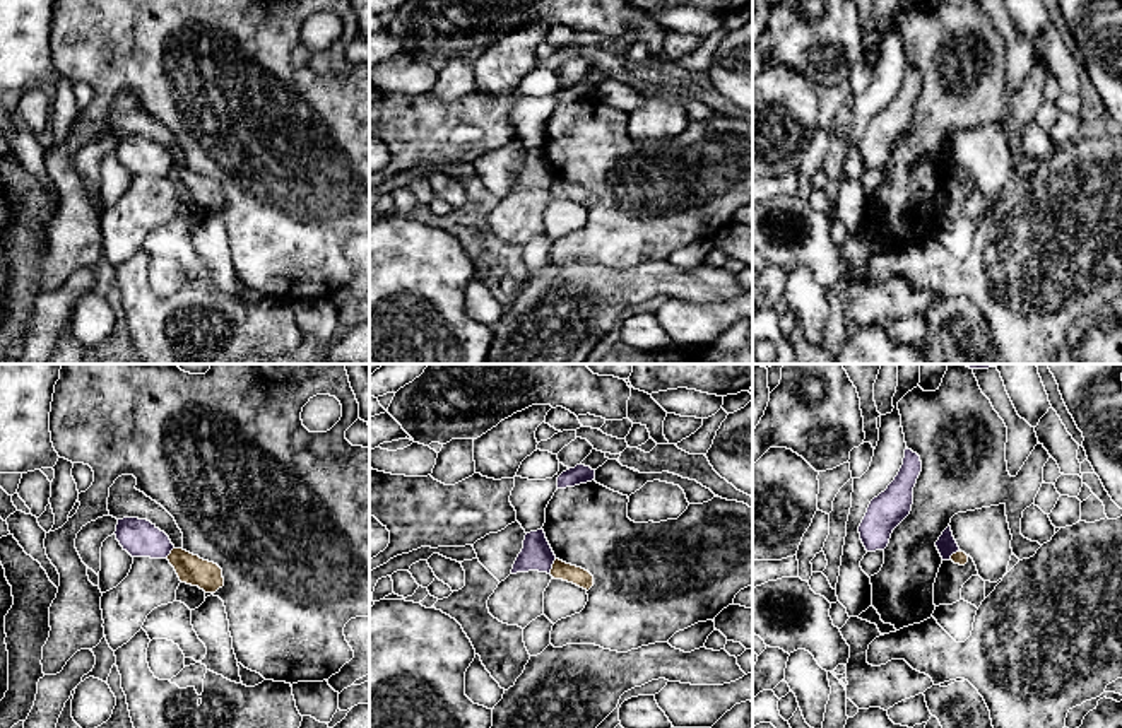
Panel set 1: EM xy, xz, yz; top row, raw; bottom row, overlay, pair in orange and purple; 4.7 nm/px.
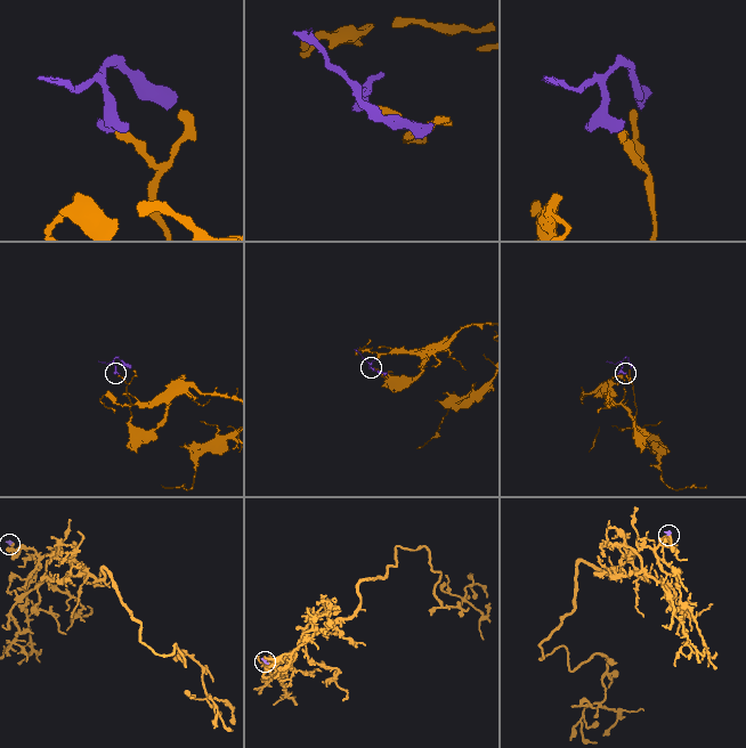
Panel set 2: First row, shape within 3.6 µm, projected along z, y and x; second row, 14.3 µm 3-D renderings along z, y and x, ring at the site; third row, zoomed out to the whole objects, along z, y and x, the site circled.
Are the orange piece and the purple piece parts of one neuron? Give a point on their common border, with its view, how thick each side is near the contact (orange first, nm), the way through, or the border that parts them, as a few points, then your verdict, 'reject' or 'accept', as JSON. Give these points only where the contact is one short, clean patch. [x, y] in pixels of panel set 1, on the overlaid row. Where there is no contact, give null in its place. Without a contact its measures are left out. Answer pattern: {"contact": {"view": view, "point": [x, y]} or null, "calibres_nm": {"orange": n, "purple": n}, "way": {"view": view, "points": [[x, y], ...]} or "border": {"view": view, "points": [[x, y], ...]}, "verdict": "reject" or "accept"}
{"contact": {"view": "xz", "point": [553, 566]}, "calibres_nm": {"orange": 90, "purple": 140}, "border": {"view": "xz", "points": [[556, 559], [548, 573]]}, "verdict": "reject"}

